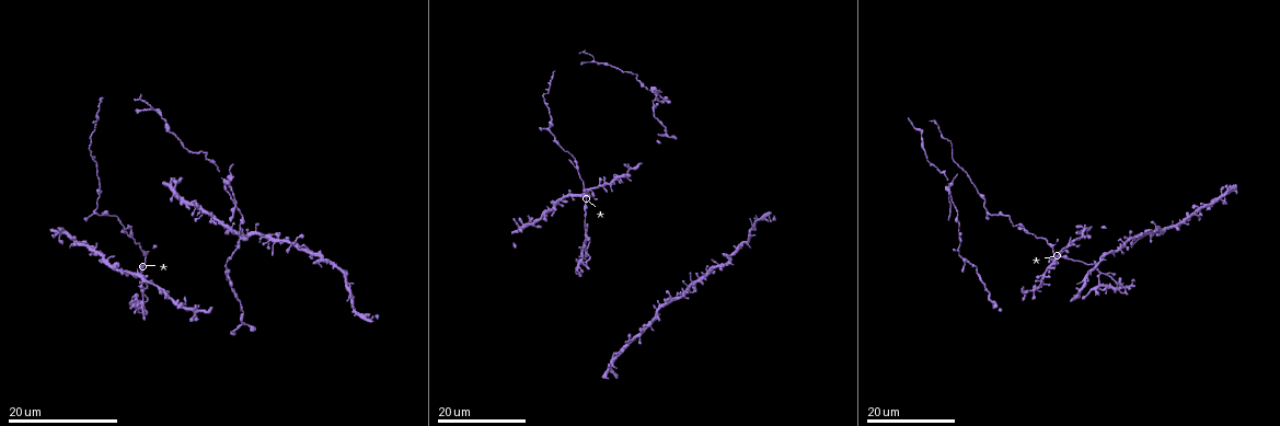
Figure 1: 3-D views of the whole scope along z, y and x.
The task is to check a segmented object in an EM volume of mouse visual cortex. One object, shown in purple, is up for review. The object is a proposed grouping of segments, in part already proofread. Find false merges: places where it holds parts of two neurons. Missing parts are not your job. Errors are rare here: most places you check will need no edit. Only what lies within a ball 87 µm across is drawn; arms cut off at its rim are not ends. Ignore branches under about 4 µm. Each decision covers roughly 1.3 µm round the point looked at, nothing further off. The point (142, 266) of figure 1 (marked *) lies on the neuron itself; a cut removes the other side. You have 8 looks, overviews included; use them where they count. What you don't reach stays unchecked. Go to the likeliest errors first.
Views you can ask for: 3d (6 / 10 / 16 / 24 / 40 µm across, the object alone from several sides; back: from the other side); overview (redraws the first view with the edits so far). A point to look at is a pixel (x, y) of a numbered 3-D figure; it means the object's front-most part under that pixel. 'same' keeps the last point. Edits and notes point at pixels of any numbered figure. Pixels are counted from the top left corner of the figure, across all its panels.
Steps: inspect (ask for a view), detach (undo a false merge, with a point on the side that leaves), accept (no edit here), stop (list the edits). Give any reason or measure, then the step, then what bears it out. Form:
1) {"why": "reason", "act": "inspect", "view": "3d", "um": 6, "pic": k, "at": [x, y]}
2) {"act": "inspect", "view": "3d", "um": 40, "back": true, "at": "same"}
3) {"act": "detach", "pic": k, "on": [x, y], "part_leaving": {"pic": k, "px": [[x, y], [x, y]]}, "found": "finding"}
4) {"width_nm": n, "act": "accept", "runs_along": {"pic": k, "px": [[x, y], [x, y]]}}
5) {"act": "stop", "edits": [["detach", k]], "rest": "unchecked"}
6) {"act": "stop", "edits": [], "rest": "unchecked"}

{"why": "two arms in line, one across", "act": "inspect", "view": "3d", "um": 16, "pic": 1, "at": [627, 172]}

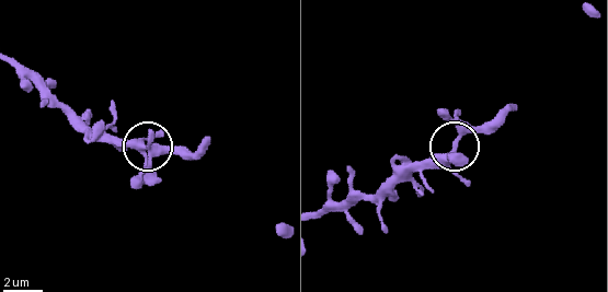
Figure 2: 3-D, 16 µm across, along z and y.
{"act": "inspect", "view": "3d", "um": 10, "pic": 2, "at": [455, 146]}

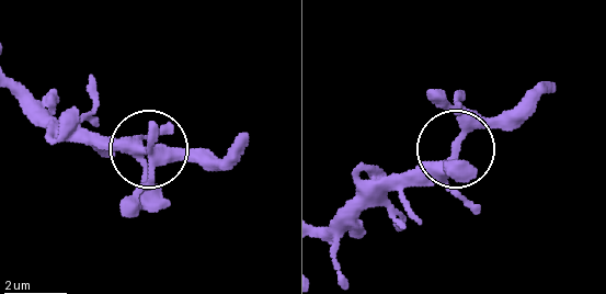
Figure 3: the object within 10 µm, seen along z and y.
{"act": "accept", "found": "all the same neuron"}

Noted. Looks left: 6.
{"why": "calibre changes", "act": "inspect", "view": "3d", "um": 24, "pic": 1, "at": [987, 211]}

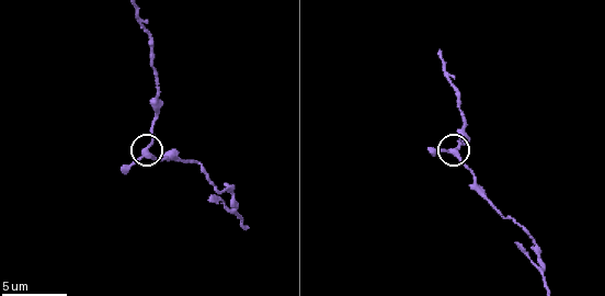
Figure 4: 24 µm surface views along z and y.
{"why": "closer look", "act": "inspect", "view": "3d", "um": 6, "pic": 4, "at": [148, 147]}

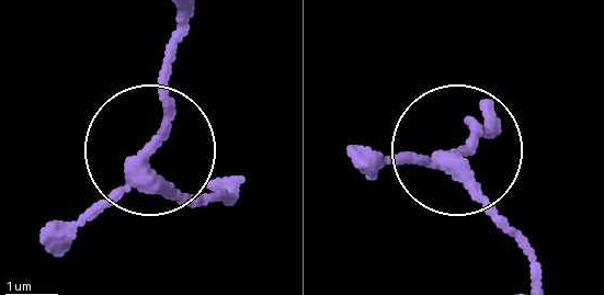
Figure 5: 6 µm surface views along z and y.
{"width_nm": 220, "act": "accept", "runs_along": {"pic": 5, "px": [[542, 281], [515, 228], [455, 162], [476, 124], [489, 133]]}, "found": "one neuron here"}

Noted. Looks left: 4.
{"act": "inspect", "view": "3d", "um": 24, "pic": 1, "at": [1111, 276]}

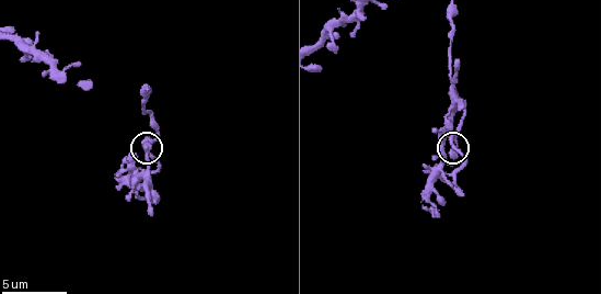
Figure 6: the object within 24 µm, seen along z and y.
{"act": "inspect", "view": "3d", "um": 10, "pic": 6, "at": [454, 148]}

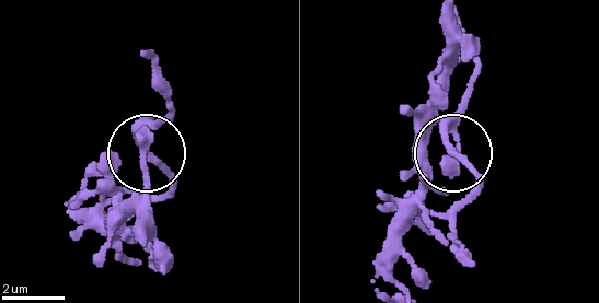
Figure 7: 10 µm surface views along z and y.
{"act": "accept", "found": "continuous, no second neuron"}

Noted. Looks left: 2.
{"why": "three arms meet", "act": "inspect", "view": "3d", "um": 24, "pic": 1, "at": [1167, 226]}

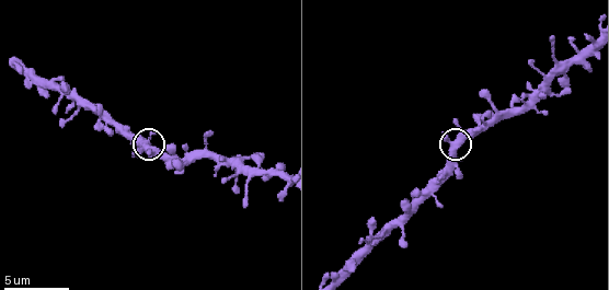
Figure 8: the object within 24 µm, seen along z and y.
{"act": "inspect", "view": "3d", "um": 6, "pic": 8, "at": [456, 147]}

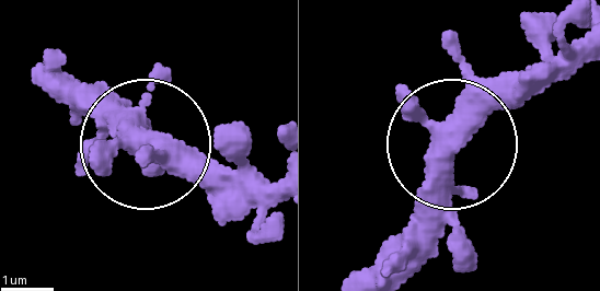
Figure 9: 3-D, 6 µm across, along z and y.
{"arms": 3, "act": "accept", "found": "one neuron here"}

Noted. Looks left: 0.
{"act": "stop", "edits": [], "rest": "unchecked"}

